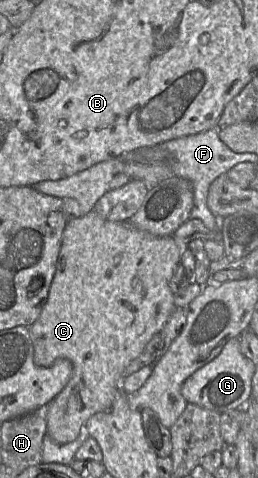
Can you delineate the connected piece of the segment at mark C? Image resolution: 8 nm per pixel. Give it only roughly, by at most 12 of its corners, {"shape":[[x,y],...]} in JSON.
{"shape":[[93,209],[67,222],[34,363],[61,445],[112,407],[176,309],[183,248]]}

